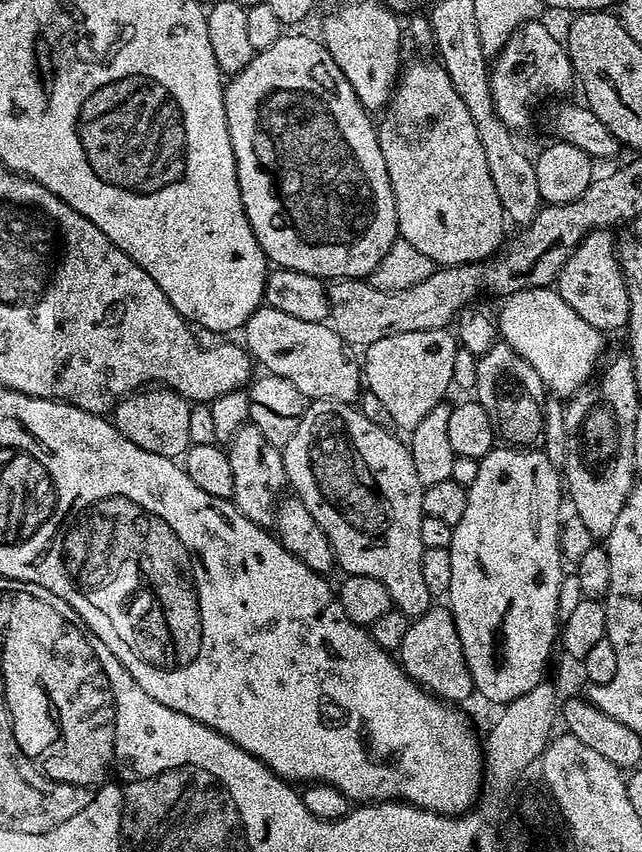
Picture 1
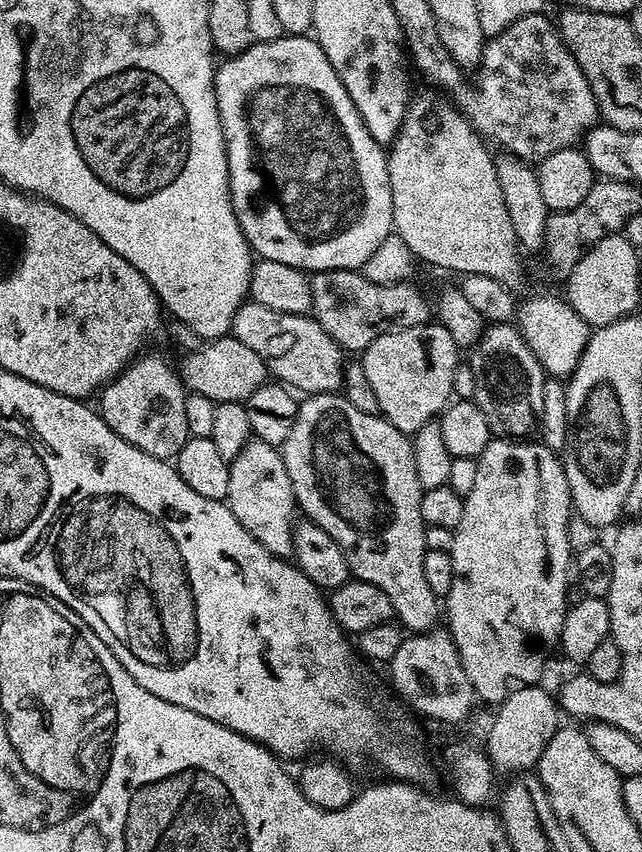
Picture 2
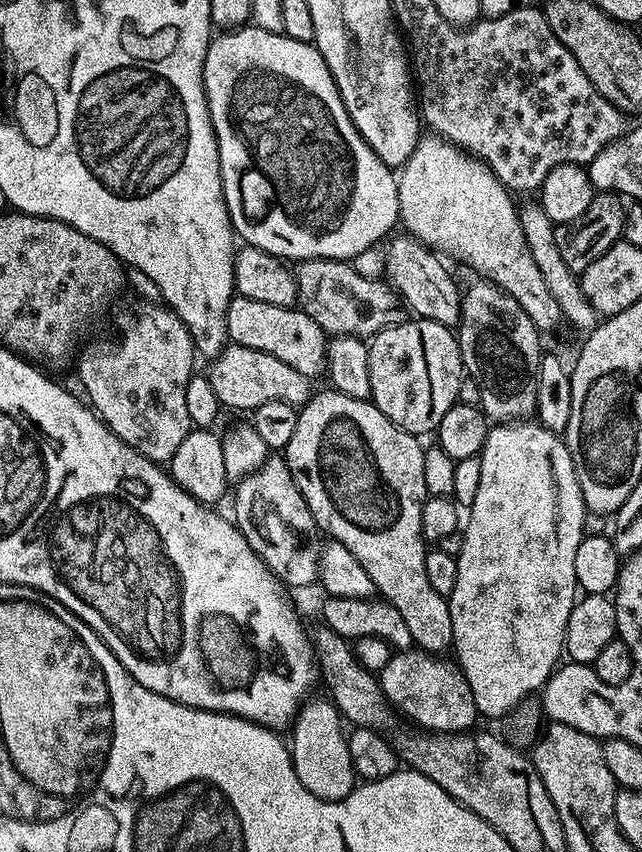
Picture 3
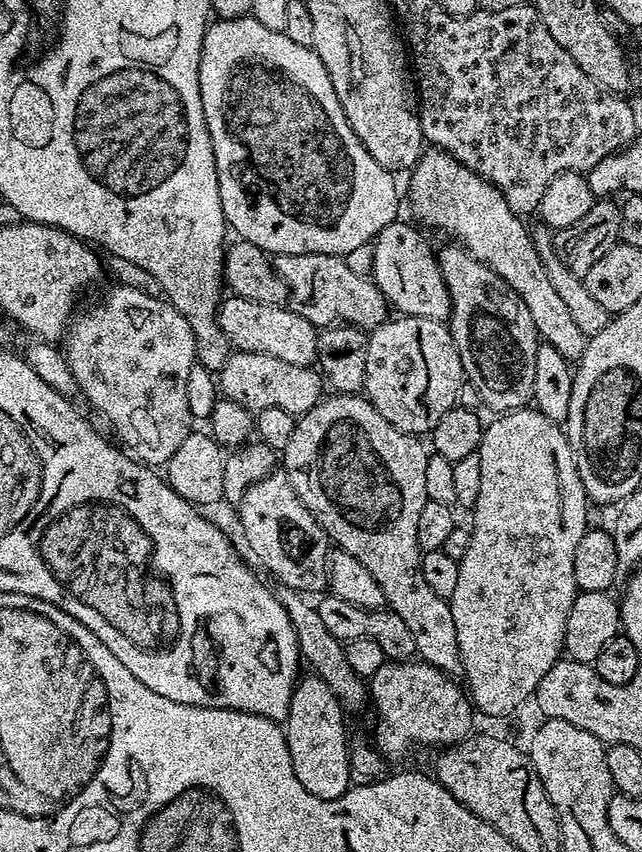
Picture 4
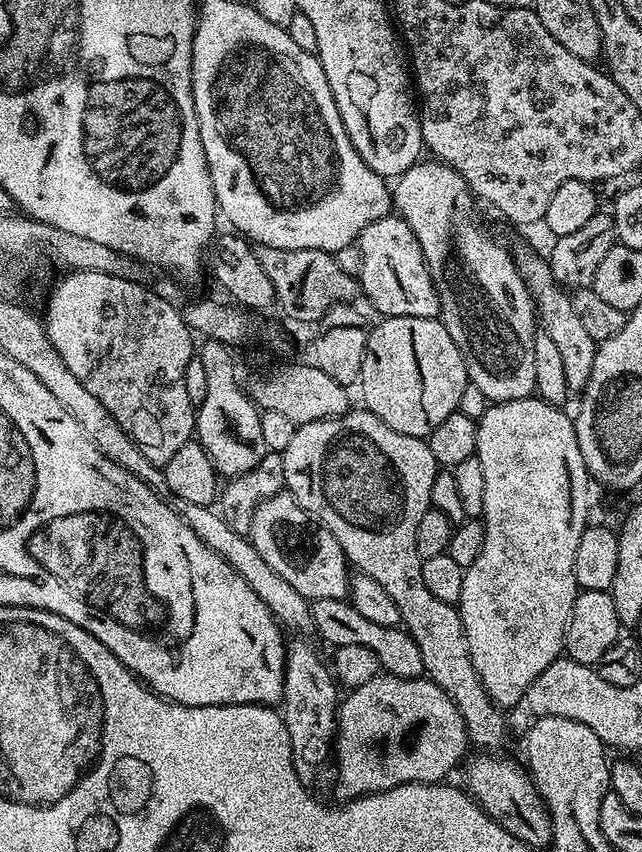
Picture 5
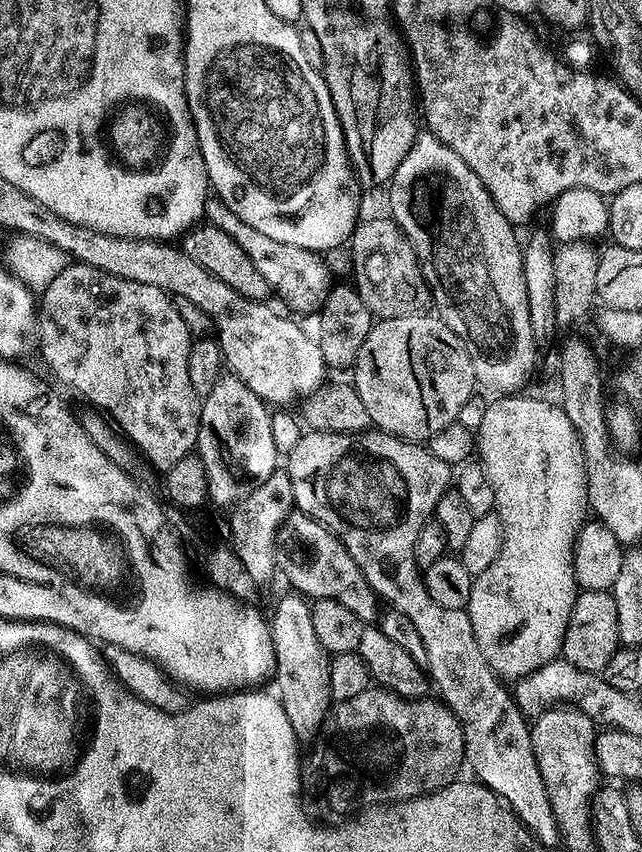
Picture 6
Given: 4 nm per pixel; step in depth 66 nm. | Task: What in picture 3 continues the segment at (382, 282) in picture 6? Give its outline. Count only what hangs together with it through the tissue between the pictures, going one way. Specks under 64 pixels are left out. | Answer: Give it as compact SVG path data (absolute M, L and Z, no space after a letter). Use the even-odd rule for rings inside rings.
M400 234L393 244L390 244L390 259L387 265L387 279L393 288L400 293L403 303L412 308L421 320L433 320L442 326L455 329L461 323L462 288L456 285L454 277L448 273L448 268L437 253L413 240L407 234Z

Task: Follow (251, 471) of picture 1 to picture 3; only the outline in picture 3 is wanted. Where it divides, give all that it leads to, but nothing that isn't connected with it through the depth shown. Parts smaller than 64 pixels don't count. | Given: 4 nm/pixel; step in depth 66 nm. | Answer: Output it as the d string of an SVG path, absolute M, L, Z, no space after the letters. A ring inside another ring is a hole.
M269 454L252 472L235 481L234 496L235 492L234 523L246 542L250 542L250 550L291 589L315 585L317 549L308 548L308 543L318 529L306 498L302 498L302 490L298 490L290 474L287 459L280 454Z

